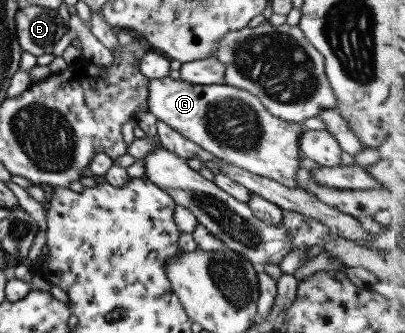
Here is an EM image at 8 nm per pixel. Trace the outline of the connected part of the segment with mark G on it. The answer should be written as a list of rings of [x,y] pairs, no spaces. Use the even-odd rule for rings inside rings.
[[[166,76],[148,82],[147,108],[158,120],[221,160],[286,187],[298,187],[296,178],[302,159],[299,139],[305,128],[300,123],[292,124],[274,117],[250,91],[224,83],[186,83]]]

